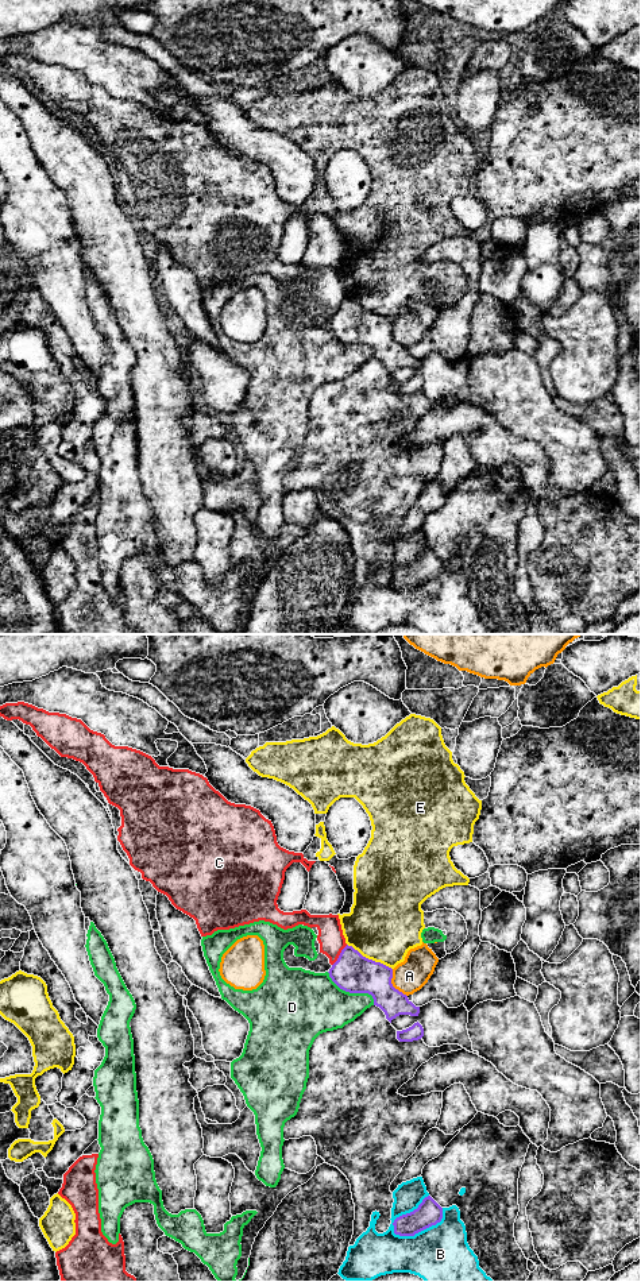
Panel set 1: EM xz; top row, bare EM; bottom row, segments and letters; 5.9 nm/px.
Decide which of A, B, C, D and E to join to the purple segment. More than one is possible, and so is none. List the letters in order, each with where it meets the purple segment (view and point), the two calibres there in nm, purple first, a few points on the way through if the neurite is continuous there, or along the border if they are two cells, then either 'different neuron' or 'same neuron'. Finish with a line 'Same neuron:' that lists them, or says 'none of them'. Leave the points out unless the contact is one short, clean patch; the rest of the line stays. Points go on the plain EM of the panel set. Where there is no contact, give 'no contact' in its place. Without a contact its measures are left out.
A: contact xz (392, 336); calibres 240 and 190 nm; different neuron
B: contact xz (423, 582); calibres 150 and 360 nm; different neuron
C: contact xz (339, 308); calibres 240 and 150 nm; border xz (347, 297), (332, 317); different neuron
D: contact xz (352, 344); calibres 240 and 360 nm; different neuron
E: contact xz (370, 312); calibres 240 and 440 nm; border xz (347, 296), (363, 308), (379, 313), (392, 321); different neuron
Same neuron: none of them

